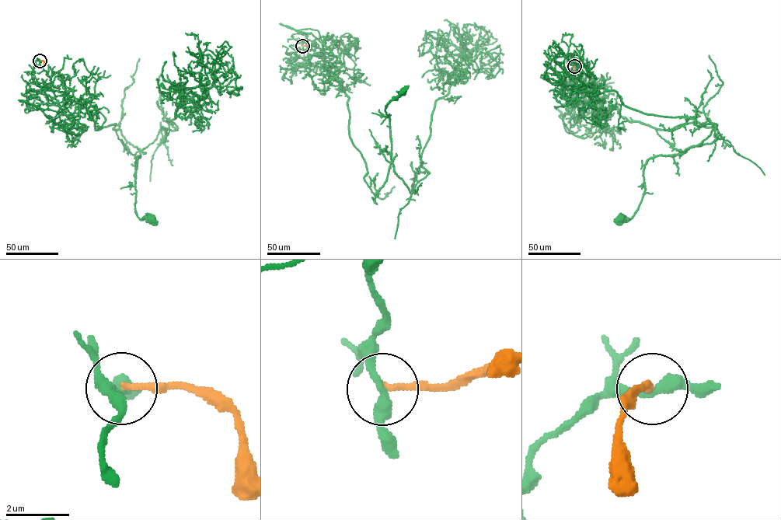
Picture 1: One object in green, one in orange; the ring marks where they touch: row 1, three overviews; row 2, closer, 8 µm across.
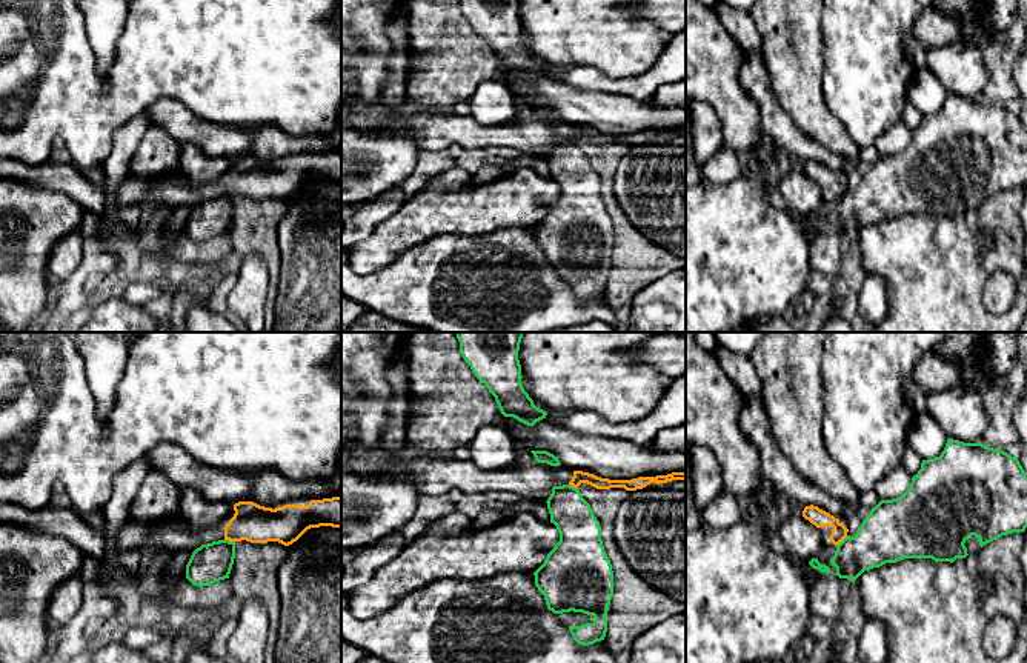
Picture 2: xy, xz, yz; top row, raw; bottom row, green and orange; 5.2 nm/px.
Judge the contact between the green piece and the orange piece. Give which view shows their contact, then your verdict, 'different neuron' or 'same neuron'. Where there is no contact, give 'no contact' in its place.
yz | different neuron

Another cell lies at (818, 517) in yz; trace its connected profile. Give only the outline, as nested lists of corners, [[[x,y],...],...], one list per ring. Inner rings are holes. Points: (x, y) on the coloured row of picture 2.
[[[806,506],[803,517],[818,528],[824,546],[836,546],[847,537],[849,529],[818,506]]]

